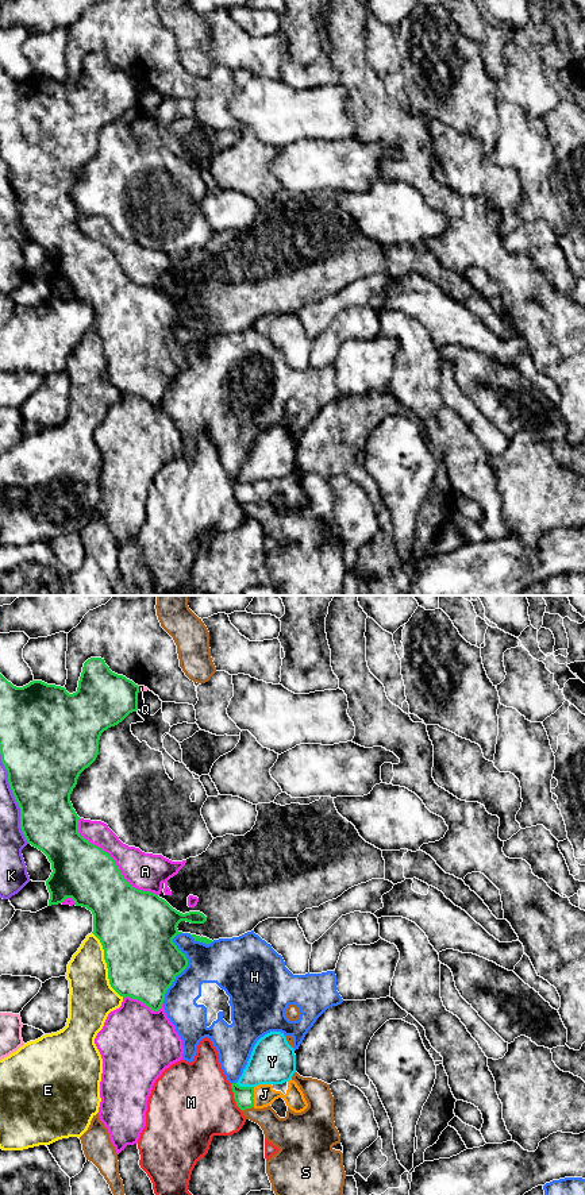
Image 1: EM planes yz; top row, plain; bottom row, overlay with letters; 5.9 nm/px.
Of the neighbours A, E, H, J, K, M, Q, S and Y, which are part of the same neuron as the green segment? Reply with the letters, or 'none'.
J

